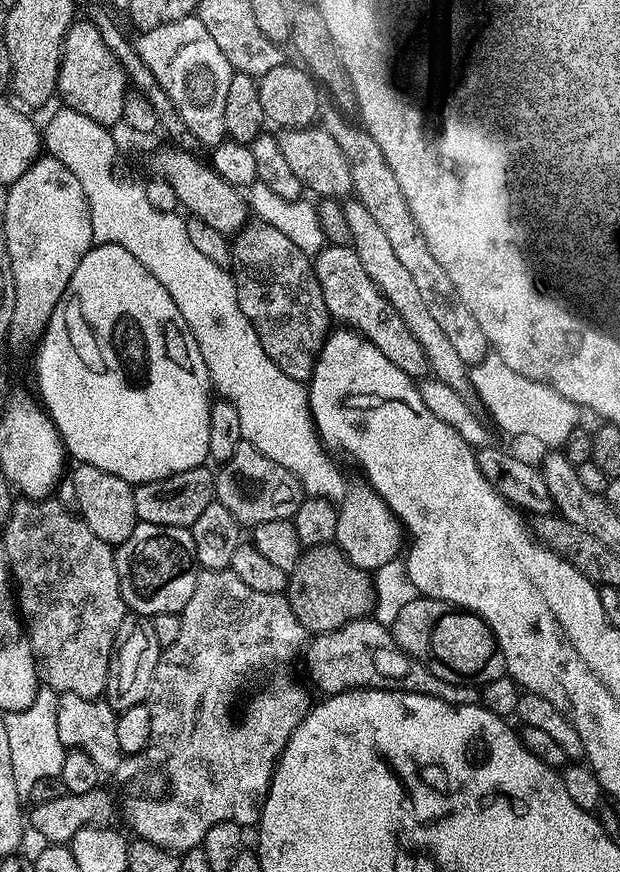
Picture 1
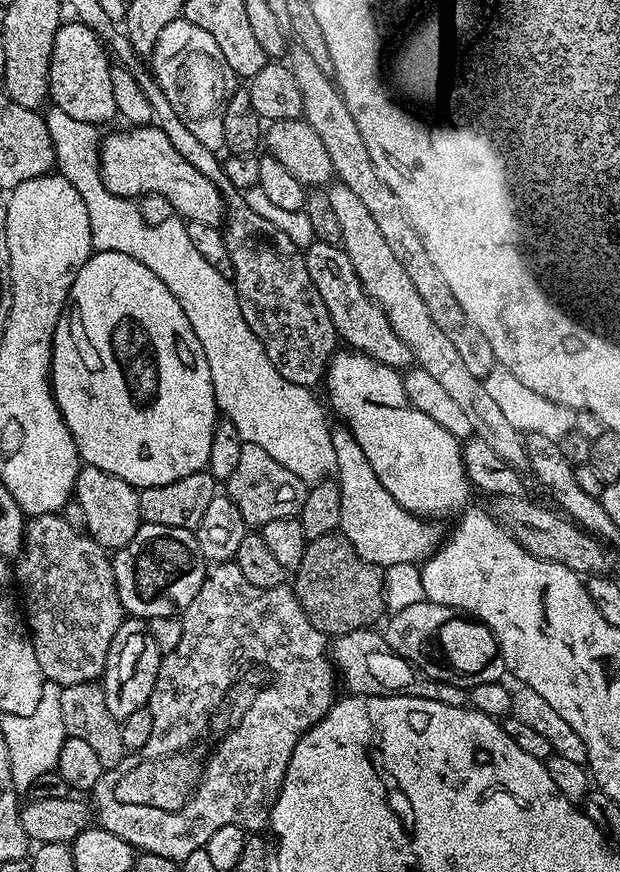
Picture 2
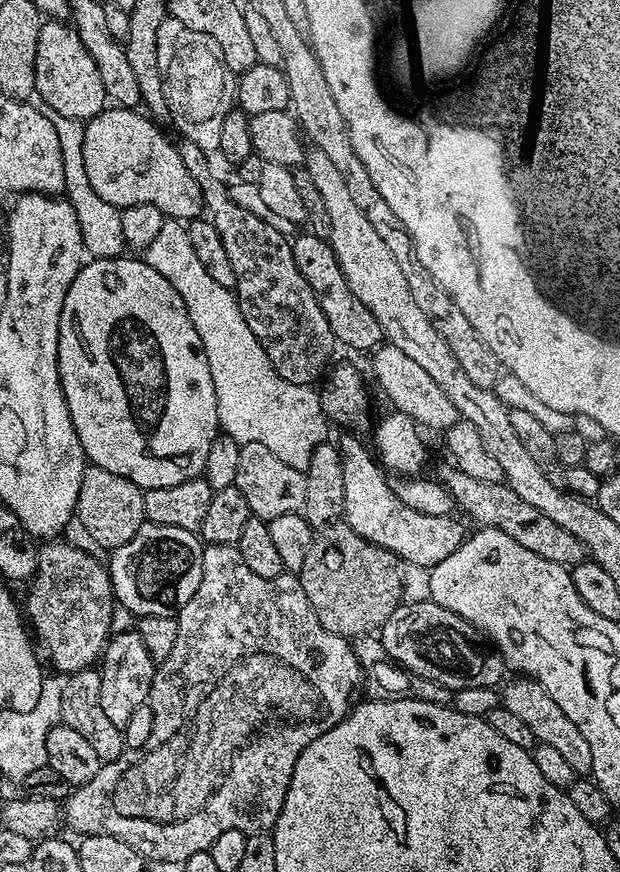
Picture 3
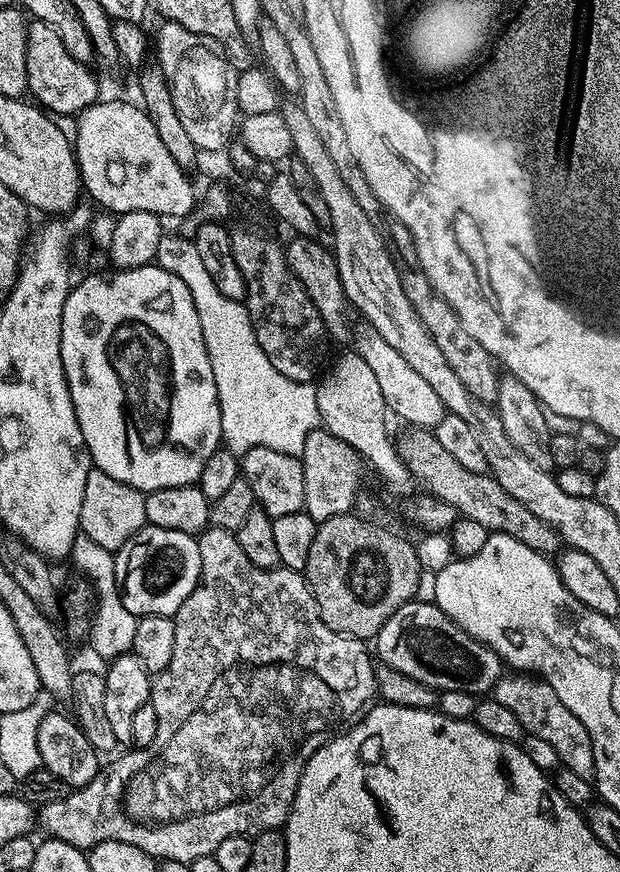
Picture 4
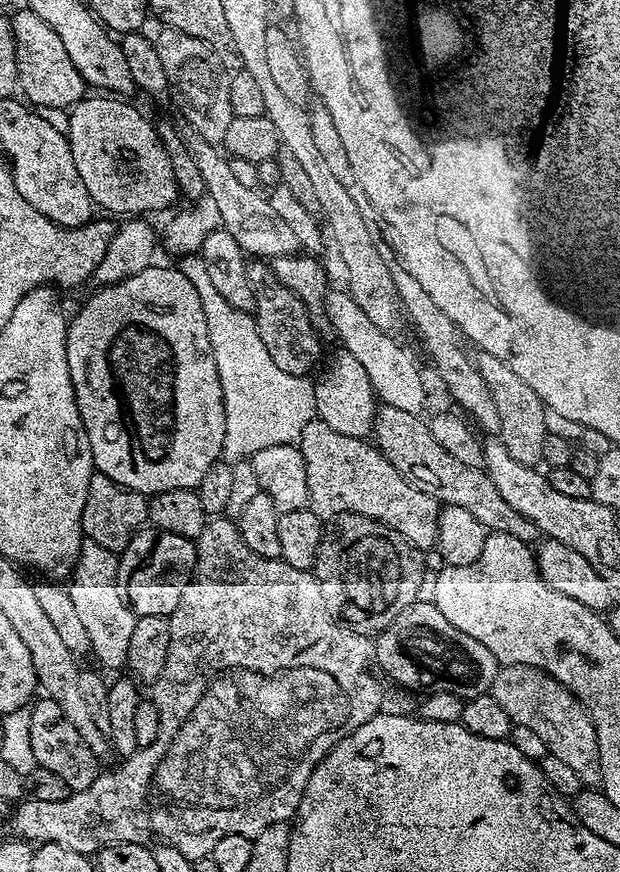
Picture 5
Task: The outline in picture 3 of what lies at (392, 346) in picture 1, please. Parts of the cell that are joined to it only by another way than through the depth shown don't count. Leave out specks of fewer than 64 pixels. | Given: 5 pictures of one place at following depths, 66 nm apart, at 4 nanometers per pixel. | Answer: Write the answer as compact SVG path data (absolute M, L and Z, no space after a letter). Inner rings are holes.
M309 230L302 231L300 237L292 240L294 250L294 262L298 262L298 270L302 272L306 281L310 284L314 294L317 295L318 305L326 316L330 329L342 345L349 344L356 352L371 353L385 343L382 326L378 326L378 318L354 298L354 290L346 282L346 274L342 272L342 266L338 264L338 258L334 254L332 245L327 240L316 237Z

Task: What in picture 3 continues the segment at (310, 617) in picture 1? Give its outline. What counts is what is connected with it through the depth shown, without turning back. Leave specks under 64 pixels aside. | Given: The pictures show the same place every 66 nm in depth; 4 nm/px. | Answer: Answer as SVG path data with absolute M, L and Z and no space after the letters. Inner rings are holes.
M345 522L324 525L313 535L306 562L302 562L300 585L318 614L318 622L345 638L368 638L379 633L402 603L402 561L394 553L371 544Z

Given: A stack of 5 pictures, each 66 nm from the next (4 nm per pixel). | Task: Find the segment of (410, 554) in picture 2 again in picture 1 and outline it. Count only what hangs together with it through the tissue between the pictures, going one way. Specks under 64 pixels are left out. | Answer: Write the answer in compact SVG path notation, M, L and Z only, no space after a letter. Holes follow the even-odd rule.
M353 483L339 503L335 544L346 554L347 560L367 572L375 572L397 559L404 548L404 531L400 521L384 500L367 483Z

